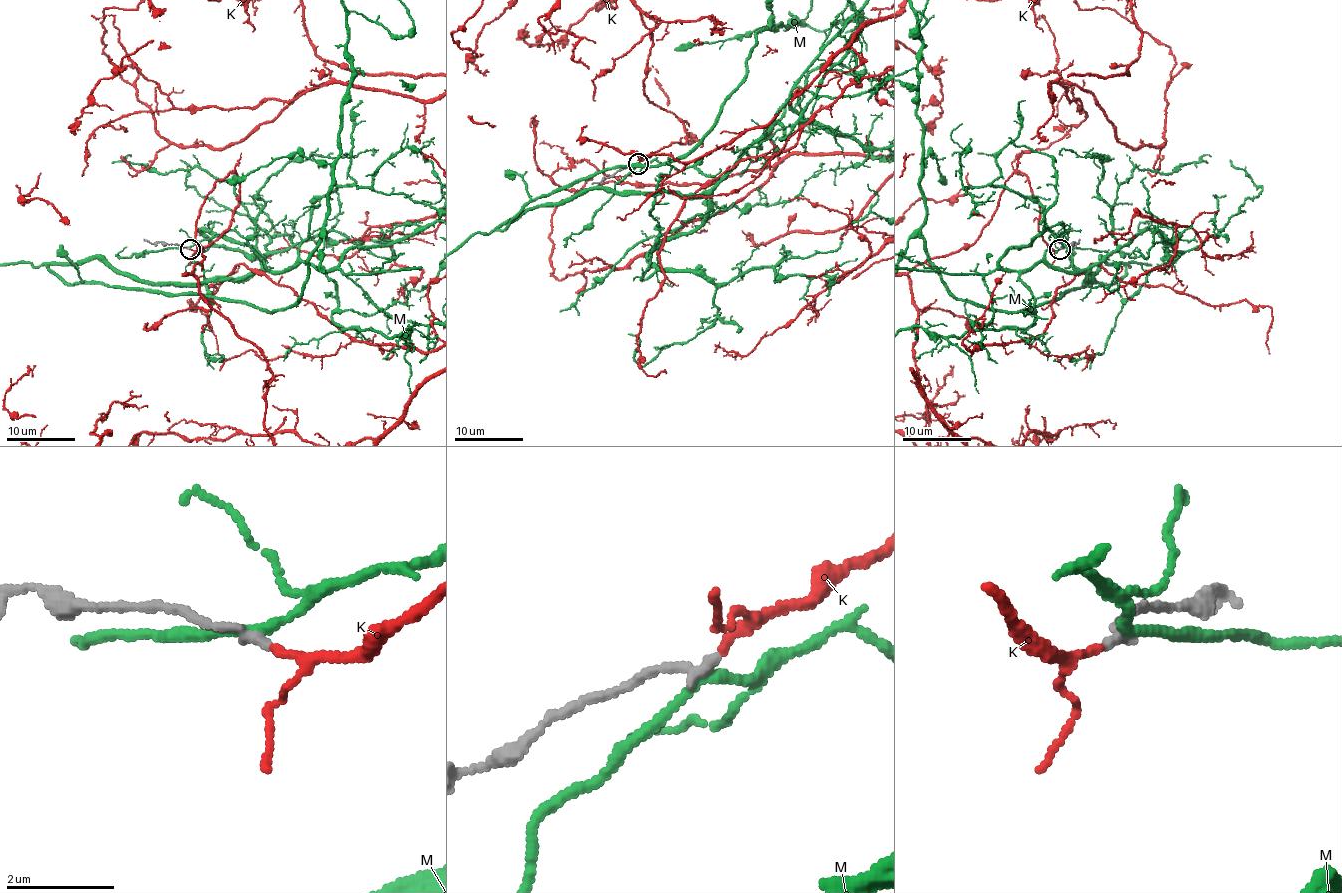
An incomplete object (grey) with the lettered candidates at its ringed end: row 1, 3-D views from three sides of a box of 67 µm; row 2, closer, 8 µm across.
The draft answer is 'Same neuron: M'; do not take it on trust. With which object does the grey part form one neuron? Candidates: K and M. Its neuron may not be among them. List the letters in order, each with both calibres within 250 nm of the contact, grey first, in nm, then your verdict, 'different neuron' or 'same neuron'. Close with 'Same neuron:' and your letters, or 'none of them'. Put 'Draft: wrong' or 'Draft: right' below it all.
K: calibres 190 and 130 nm; same neuron
M: calibres 200 and 160 nm; different neuron
Same neuron: K
Draft: wrong

